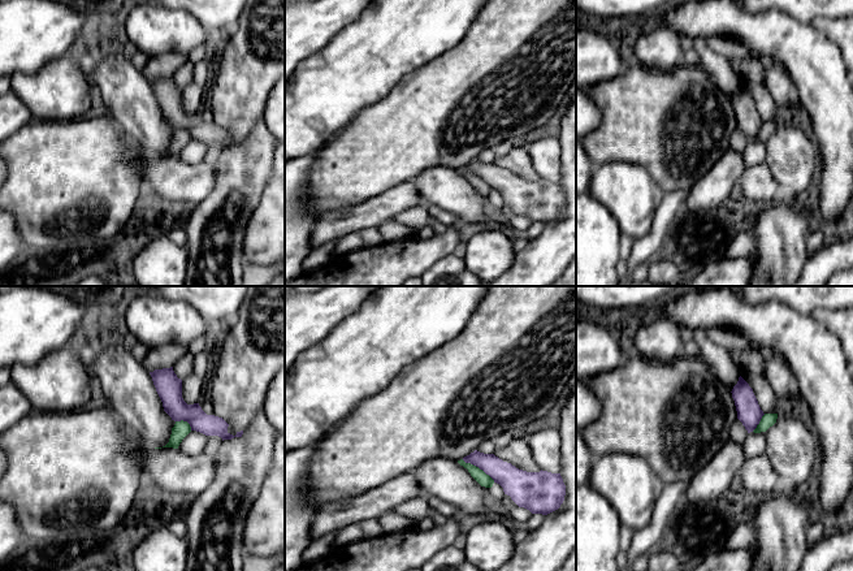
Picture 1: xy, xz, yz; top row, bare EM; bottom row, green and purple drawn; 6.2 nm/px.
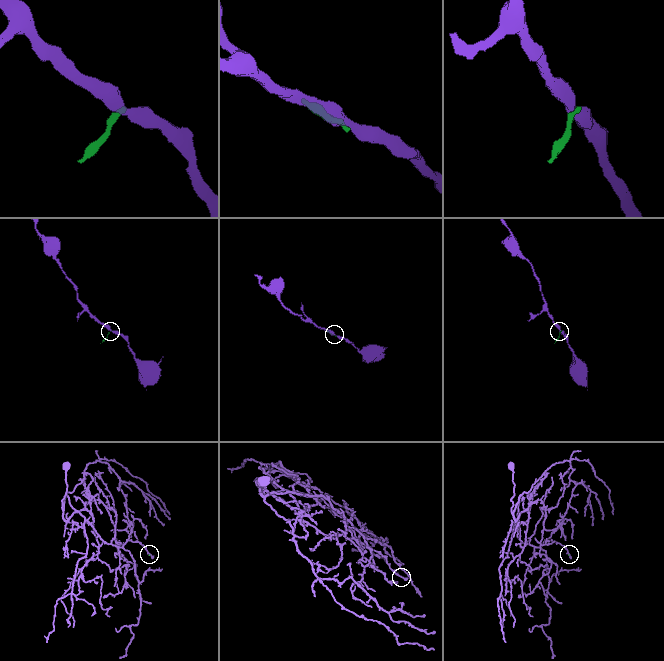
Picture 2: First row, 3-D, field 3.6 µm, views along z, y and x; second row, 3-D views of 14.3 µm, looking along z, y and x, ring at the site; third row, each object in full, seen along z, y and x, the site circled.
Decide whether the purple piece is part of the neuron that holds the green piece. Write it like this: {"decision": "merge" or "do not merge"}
{"decision": "do not merge"}

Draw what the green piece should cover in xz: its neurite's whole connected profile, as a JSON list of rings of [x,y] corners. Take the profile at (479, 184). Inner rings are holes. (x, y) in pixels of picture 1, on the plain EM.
[[[463,168],[458,169],[458,172],[460,174],[463,174],[464,177],[468,178],[468,181],[471,182],[471,185],[481,194],[485,196],[492,196],[494,193],[494,189],[486,183],[482,178],[480,178],[479,176],[471,173],[471,172],[466,172]]]

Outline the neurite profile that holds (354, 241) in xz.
[[[351,233],[339,239],[334,250],[338,255],[364,248],[364,241],[359,233]]]

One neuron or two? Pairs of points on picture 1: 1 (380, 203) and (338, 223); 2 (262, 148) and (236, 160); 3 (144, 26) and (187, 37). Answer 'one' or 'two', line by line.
1: one
2: one
3: one

